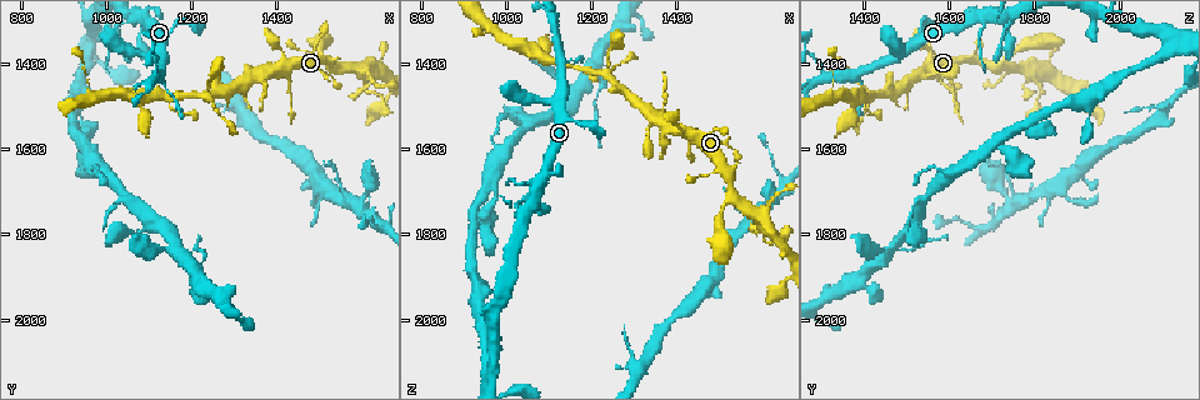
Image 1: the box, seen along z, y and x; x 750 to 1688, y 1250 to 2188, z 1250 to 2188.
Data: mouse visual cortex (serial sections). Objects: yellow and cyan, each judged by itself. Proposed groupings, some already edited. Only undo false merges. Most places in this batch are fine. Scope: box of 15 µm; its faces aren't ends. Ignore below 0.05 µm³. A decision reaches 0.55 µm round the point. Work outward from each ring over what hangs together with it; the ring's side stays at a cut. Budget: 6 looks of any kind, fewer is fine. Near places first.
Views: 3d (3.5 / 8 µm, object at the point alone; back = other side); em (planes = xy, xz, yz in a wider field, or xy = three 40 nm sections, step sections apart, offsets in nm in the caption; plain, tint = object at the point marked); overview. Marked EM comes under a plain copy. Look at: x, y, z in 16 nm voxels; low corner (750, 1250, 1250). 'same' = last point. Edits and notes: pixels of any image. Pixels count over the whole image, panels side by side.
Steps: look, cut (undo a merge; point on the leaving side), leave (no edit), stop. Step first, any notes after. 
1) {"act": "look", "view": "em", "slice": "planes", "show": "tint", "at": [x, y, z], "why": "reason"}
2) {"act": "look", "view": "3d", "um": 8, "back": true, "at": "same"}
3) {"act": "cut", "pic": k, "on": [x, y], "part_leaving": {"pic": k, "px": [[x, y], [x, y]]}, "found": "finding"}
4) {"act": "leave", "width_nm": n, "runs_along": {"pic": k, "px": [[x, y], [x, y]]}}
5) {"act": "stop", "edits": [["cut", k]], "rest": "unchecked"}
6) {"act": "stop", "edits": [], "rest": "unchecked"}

{"act": "look", "view": "3d", "um": 3.5, "at": [1120, 1425, 1305], "why": "branch point"}

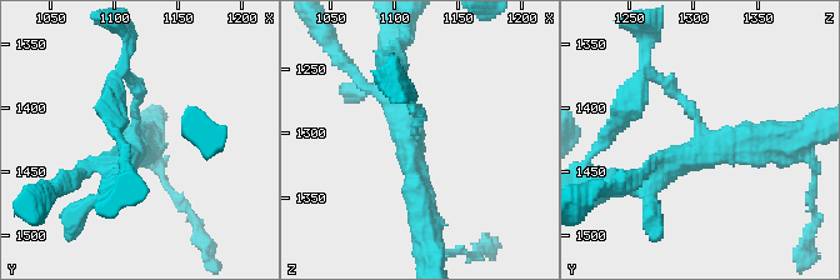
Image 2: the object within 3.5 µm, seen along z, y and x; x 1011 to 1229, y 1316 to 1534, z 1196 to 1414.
{"act": "look", "view": "em", "slice": "planes", "show": "tint", "at": [1116, 1428, 1312]}

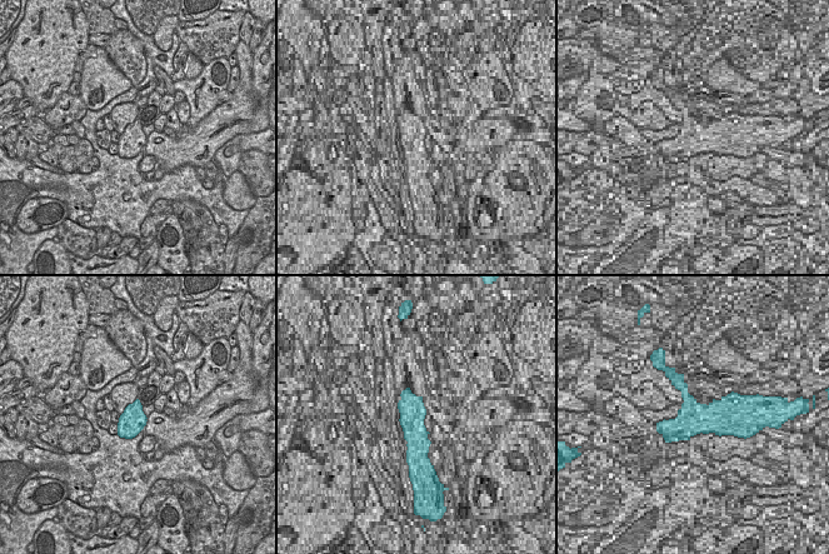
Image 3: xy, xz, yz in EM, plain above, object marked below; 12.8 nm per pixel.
{"act": "leave", "runs_along": {"pic": 2, "px": [[788, 144], [708, 144], [646, 190]]}, "found": "all the same cell"}

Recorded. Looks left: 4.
{"act": "look", "view": "3d", "um": 3.5, "at": [1230, 1475, 1430], "why": "thick turns thin"}

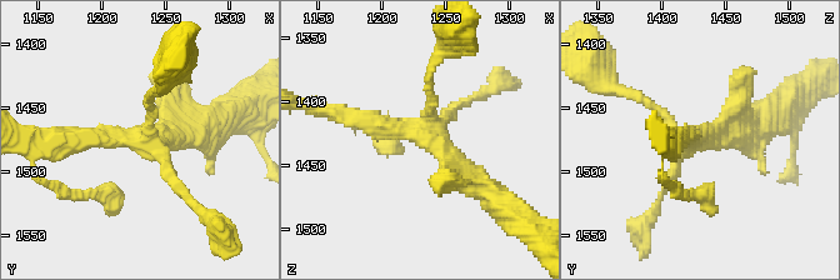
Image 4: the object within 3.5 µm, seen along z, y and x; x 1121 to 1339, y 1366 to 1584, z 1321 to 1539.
{"act": "look", "view": "em", "slice": "xy", "step": 1, "show": "tint", "at": [1234, 1472, 1428]}

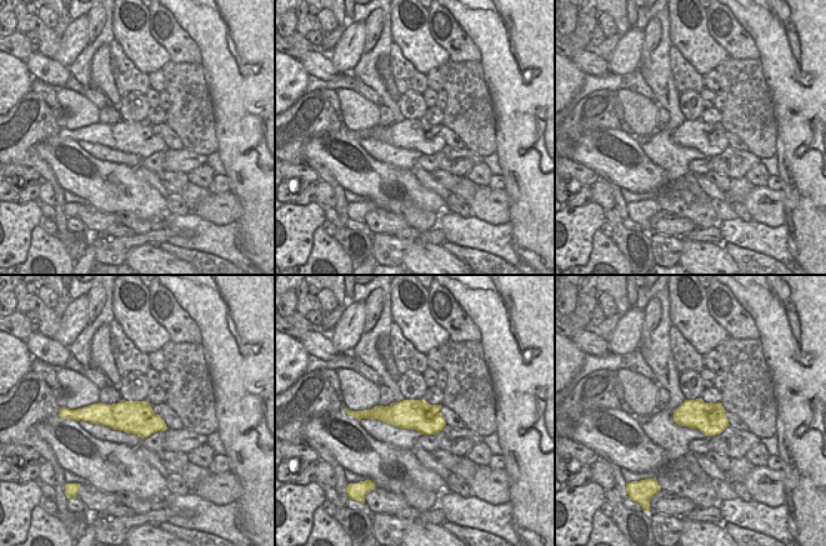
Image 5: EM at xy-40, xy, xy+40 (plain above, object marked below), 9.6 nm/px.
{"act": "leave", "runs_along": {"pic": 4, "px": [[486, 189], [425, 135], [341, 115]]}, "found": "all the same cell"}

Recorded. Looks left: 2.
{"act": "look", "view": "3d", "um": 3.5, "at": [1060, 1715, 1545], "why": "sharp bend"}

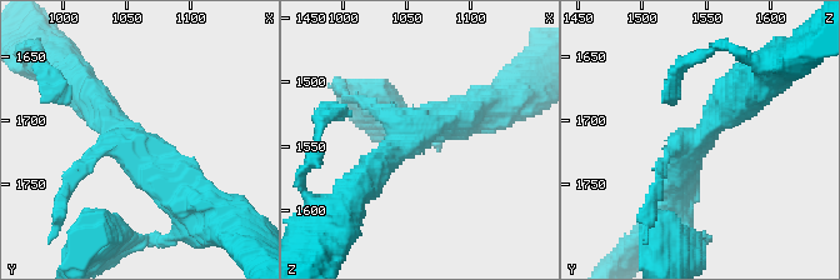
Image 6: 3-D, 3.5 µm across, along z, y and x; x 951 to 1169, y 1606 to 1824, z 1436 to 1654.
{"act": "look", "view": "em", "slice": "xy", "step": 2, "show": "tint", "at": [1054, 1716, 1544], "why": "now the EM"}

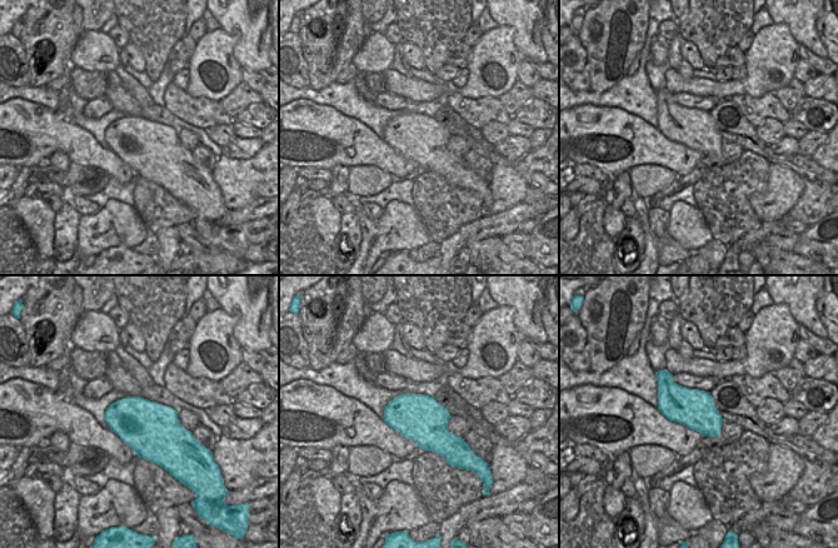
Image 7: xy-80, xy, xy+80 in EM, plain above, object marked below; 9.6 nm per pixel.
{"act": "leave", "runs_along": {"pic": 6, "px": [[83, 88], [190, 199]]}, "found": "continuous, no second cell"}

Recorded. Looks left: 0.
{"act": "stop", "edits": [], "rest": "unchecked"}

